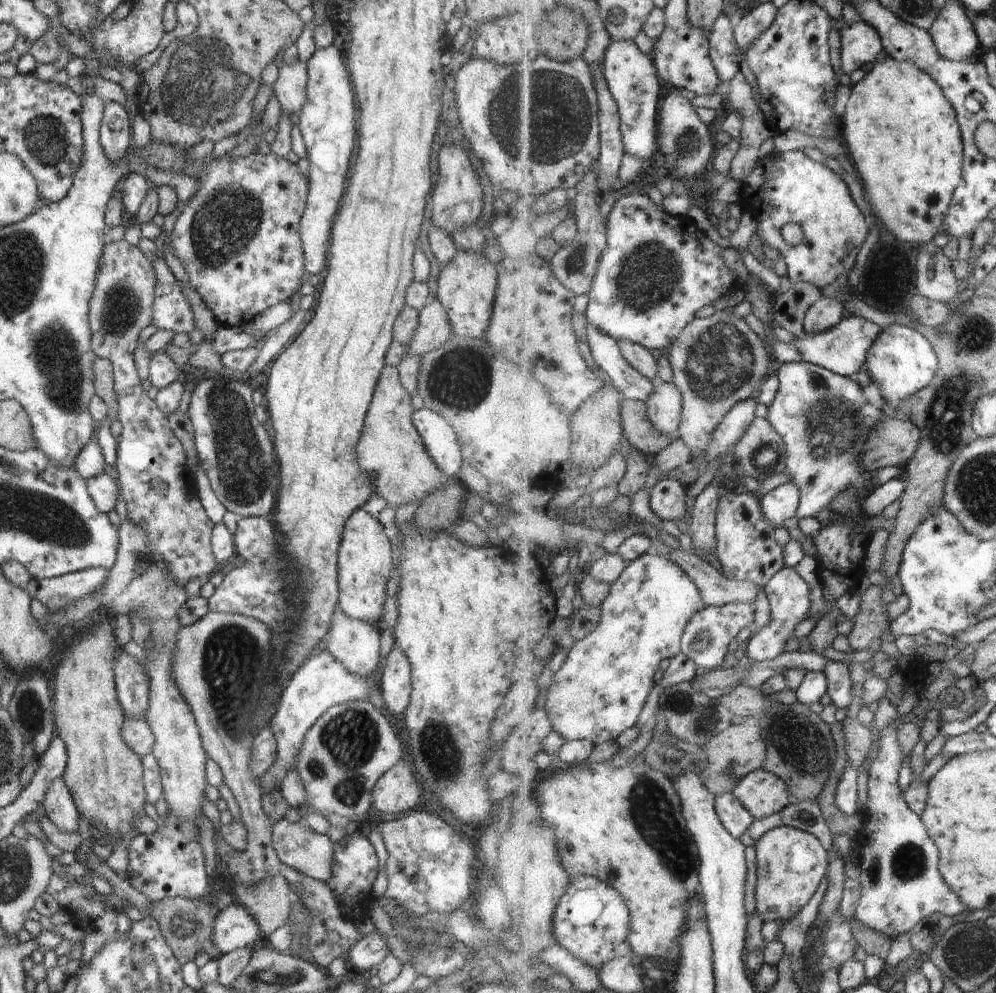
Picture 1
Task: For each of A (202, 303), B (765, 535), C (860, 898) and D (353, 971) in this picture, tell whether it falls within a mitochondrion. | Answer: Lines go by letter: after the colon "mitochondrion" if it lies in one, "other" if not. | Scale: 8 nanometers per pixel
A: other
B: other
C: other
D: other

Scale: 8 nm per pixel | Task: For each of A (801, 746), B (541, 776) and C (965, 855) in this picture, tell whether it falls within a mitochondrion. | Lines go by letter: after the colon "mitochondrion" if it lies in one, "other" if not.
A: mitochondrion
B: other
C: other

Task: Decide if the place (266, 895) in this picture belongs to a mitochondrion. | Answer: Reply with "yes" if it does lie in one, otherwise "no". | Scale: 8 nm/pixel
yes

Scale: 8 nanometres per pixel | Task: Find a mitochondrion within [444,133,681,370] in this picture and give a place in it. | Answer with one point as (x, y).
(575, 261)

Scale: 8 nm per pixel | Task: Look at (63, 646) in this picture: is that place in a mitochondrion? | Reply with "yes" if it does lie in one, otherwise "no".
no

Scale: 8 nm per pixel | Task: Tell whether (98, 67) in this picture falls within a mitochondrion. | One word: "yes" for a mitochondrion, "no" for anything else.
no

